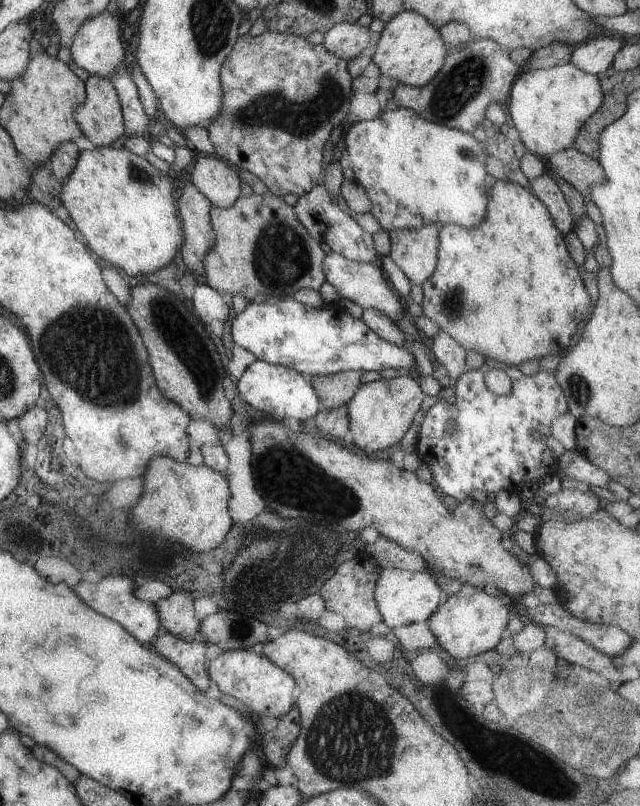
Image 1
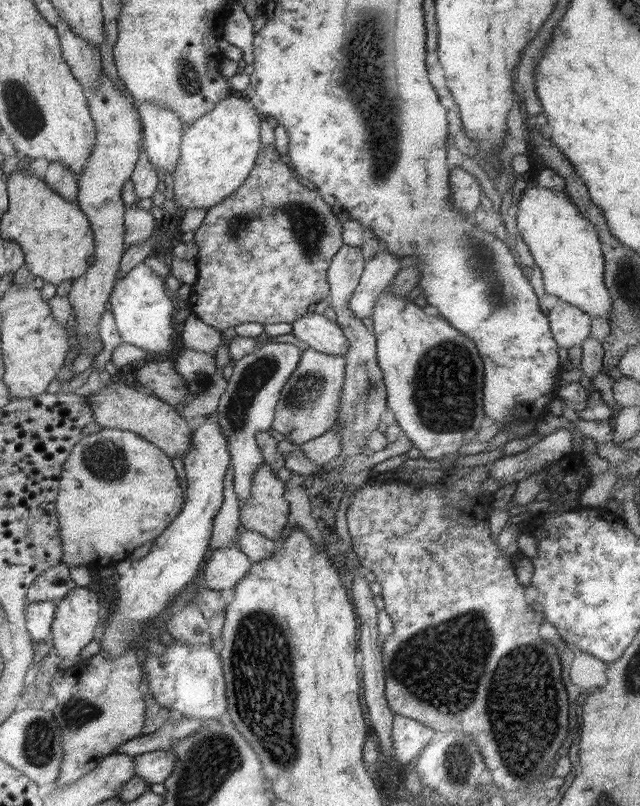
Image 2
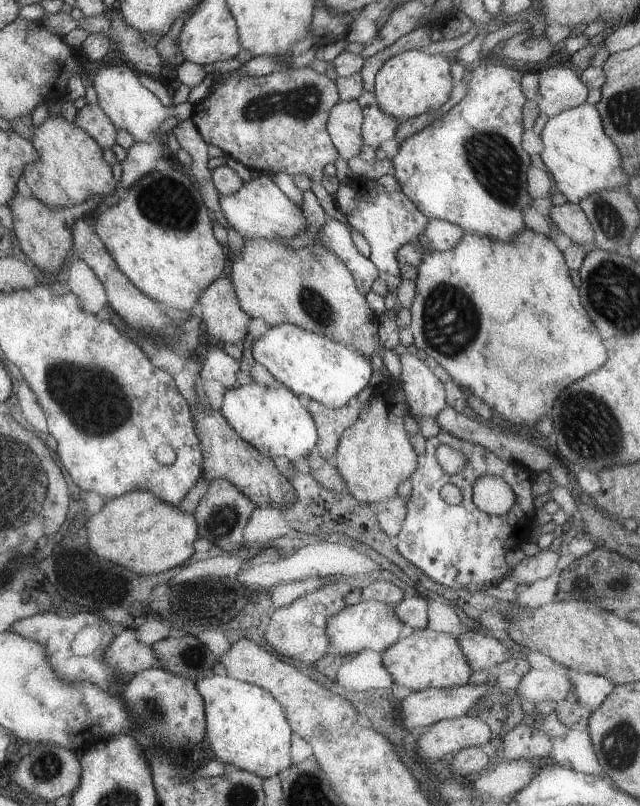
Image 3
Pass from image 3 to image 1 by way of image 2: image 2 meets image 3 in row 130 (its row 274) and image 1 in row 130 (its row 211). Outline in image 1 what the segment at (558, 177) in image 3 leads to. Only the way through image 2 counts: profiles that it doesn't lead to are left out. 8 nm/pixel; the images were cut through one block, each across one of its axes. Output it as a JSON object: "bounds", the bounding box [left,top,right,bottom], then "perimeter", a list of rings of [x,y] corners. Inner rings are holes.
{"bounds":[504,63,603,161],"perimeter":[[[564,63],[545,69],[529,69],[528,71],[521,69],[512,83],[507,103],[504,106],[508,108],[511,121],[527,151],[546,161],[551,155],[572,147],[576,133],[587,118],[595,113],[603,100],[598,75],[585,73],[572,63]]]}

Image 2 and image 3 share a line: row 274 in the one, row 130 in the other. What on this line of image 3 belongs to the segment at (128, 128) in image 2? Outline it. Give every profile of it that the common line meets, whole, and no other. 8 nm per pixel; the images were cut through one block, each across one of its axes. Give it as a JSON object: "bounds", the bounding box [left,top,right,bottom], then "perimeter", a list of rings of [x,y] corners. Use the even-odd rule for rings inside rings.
{"bounds":[75,104,116,150],"perimeter":[[[85,104],[76,110],[75,126],[85,130],[103,150],[114,146],[116,132],[113,122],[101,111],[98,104]]]}

